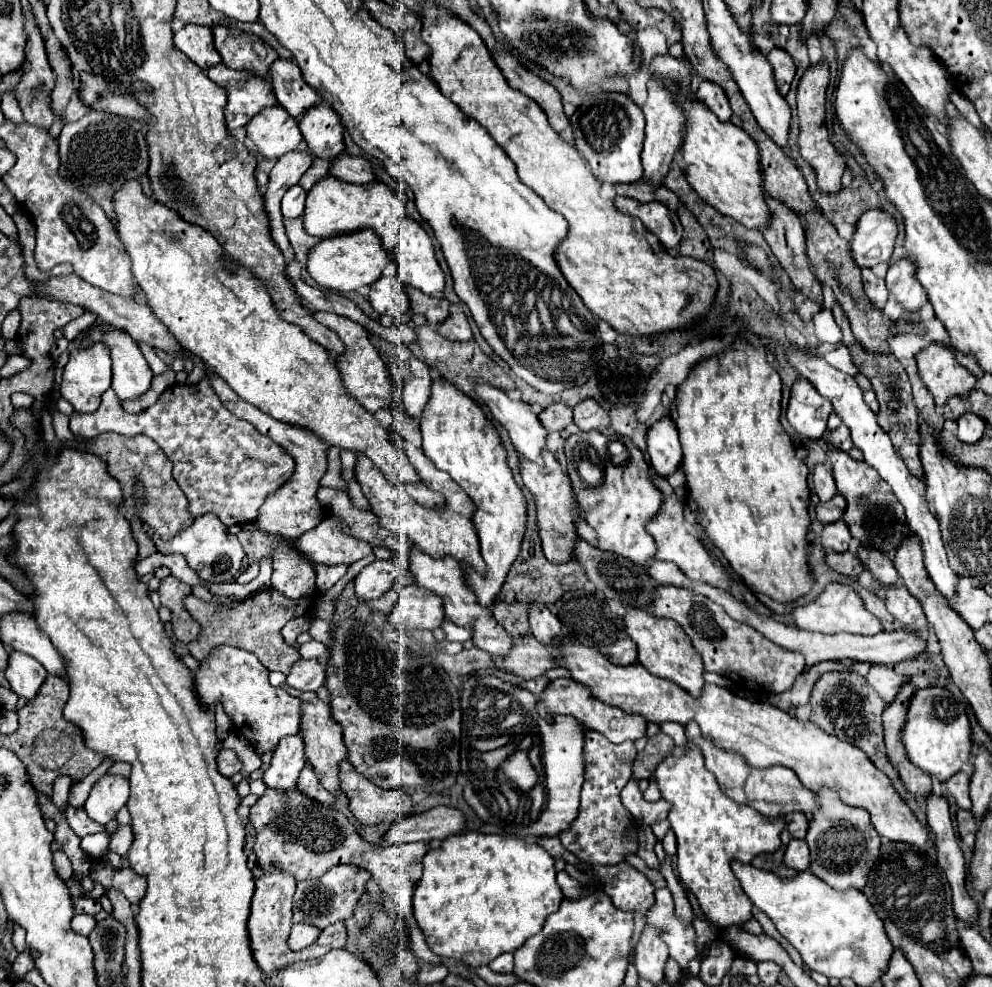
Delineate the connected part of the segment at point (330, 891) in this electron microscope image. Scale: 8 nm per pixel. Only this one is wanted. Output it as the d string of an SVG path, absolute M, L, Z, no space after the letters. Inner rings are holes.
M336 865L328 869L328 873L320 879L306 879L298 883L298 889L294 893L294 923L310 923L320 929L336 923L346 921L354 915L354 909L358 905L358 899L366 891L366 883L370 879L370 873L366 869L354 867L354 865Z

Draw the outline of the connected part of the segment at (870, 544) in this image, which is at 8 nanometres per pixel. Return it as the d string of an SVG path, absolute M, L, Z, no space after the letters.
M828 449L828 459L834 465L834 479L838 493L846 499L846 513L842 521L848 525L854 539L860 541L866 549L876 549L888 557L894 557L902 541L910 535L910 527L906 523L906 515L902 509L902 503L894 497L894 491L882 477L878 477L878 471L864 461L854 461L850 455Z

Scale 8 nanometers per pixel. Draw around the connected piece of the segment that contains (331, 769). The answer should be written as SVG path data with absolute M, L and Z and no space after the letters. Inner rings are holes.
M283 685L284 689L292 696L302 699L302 733L304 733L304 743L306 743L306 759L314 767L320 783L324 785L326 791L330 793L340 793L344 795L340 787L340 761L346 759L346 745L342 741L342 727L338 727L338 721L330 717L330 707L316 697L315 692L300 692L290 686Z

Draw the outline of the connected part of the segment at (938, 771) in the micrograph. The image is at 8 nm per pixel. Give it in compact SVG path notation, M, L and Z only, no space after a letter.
M944 687L916 689L908 701L908 715L902 727L902 745L914 767L944 783L950 775L958 773L962 765L968 763L972 749L970 721L964 705Z

